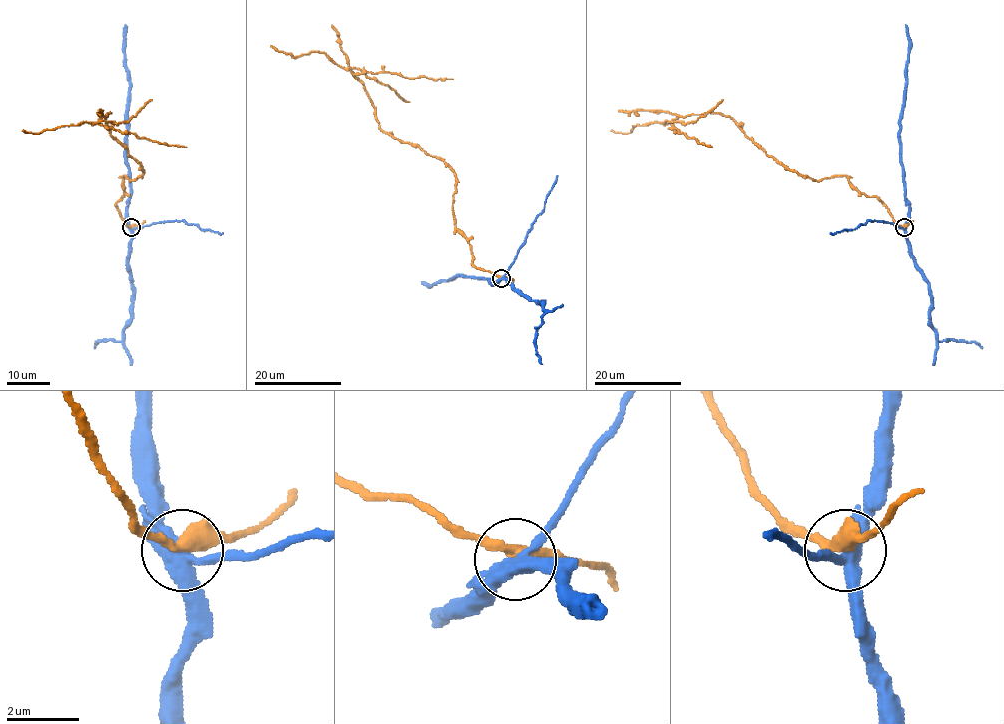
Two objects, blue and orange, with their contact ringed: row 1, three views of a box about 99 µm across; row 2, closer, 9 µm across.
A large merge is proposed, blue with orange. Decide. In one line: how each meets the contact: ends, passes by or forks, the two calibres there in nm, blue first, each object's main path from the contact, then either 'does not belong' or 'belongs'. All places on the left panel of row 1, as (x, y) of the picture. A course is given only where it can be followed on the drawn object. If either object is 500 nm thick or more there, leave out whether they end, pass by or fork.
blue forks | orange passes by | 380/360 nm | blue via (131, 227), (128, 223), (127, 201), (130, 197), (126, 154), (129, 86), (125, 24) | orange via (132, 227), (116, 203), (124, 175), (144, 172), (113, 139), (110, 112), (96, 123), (22, 131) | does not belong

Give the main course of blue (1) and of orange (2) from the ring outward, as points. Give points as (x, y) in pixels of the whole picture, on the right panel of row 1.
1: (904, 227), (909, 201), (905, 197), (900, 154), (899, 119), (909, 53), (905, 24)
2: (903, 227), (844, 175), (801, 176), (720, 113), (610, 131)

